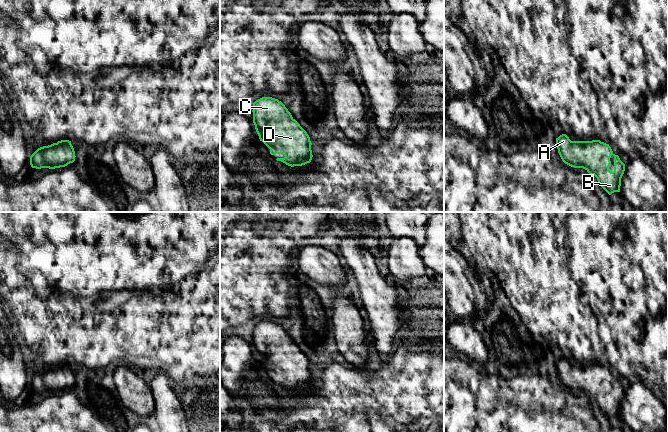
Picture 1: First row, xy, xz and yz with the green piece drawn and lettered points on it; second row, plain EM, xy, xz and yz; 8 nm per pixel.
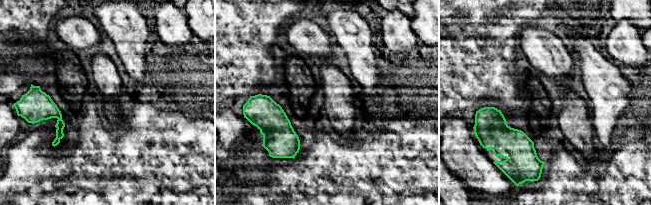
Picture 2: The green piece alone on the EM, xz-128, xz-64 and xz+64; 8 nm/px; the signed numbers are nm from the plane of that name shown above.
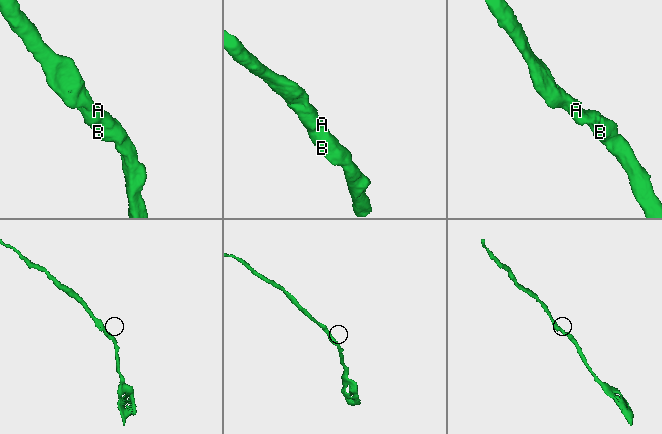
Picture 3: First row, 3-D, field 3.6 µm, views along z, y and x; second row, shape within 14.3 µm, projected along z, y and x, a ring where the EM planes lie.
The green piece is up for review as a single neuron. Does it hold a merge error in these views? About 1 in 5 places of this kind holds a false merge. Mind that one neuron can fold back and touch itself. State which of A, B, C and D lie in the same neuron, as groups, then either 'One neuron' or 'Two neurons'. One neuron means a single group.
Groups: A B C D. One neuron

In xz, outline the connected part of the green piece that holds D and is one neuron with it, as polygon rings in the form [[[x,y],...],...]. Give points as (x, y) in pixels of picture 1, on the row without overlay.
[[[262,321],[253,327],[252,336],[253,347],[260,365],[270,373],[271,379],[283,378],[285,380],[277,382],[277,385],[291,391],[311,386],[313,379],[310,361],[281,325],[272,321]]]

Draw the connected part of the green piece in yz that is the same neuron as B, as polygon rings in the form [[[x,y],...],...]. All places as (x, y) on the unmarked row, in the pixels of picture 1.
[[[566,358],[556,362],[562,385],[574,392],[583,392],[594,399],[600,410],[611,419],[620,416],[625,388],[609,370],[600,364],[571,365]]]

